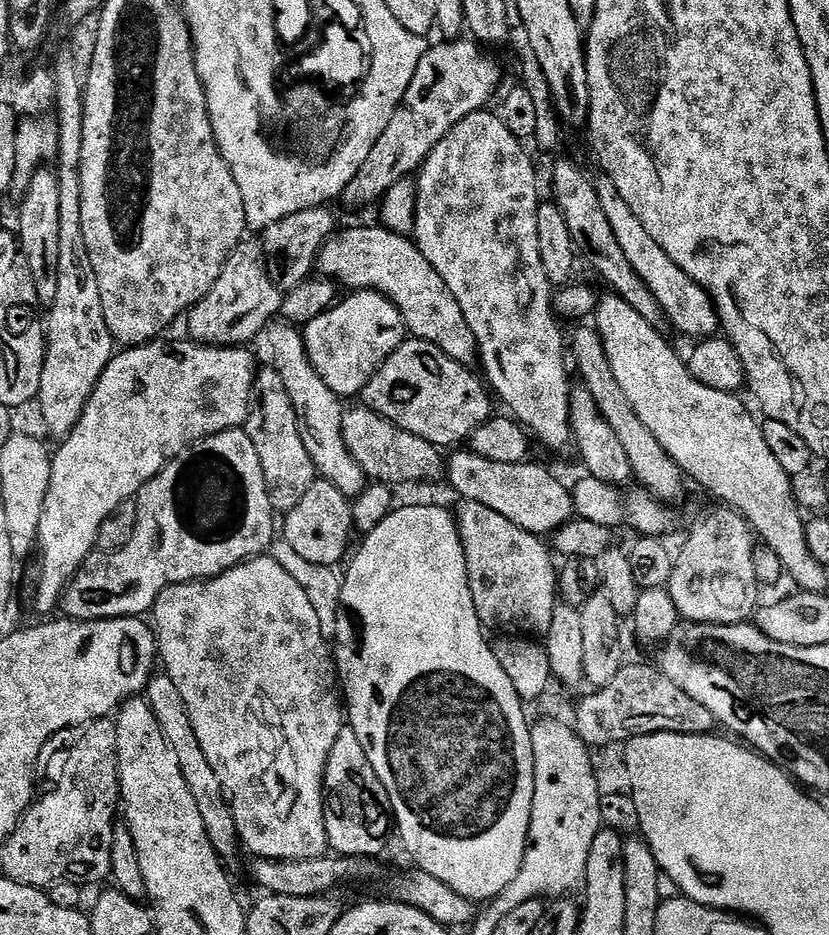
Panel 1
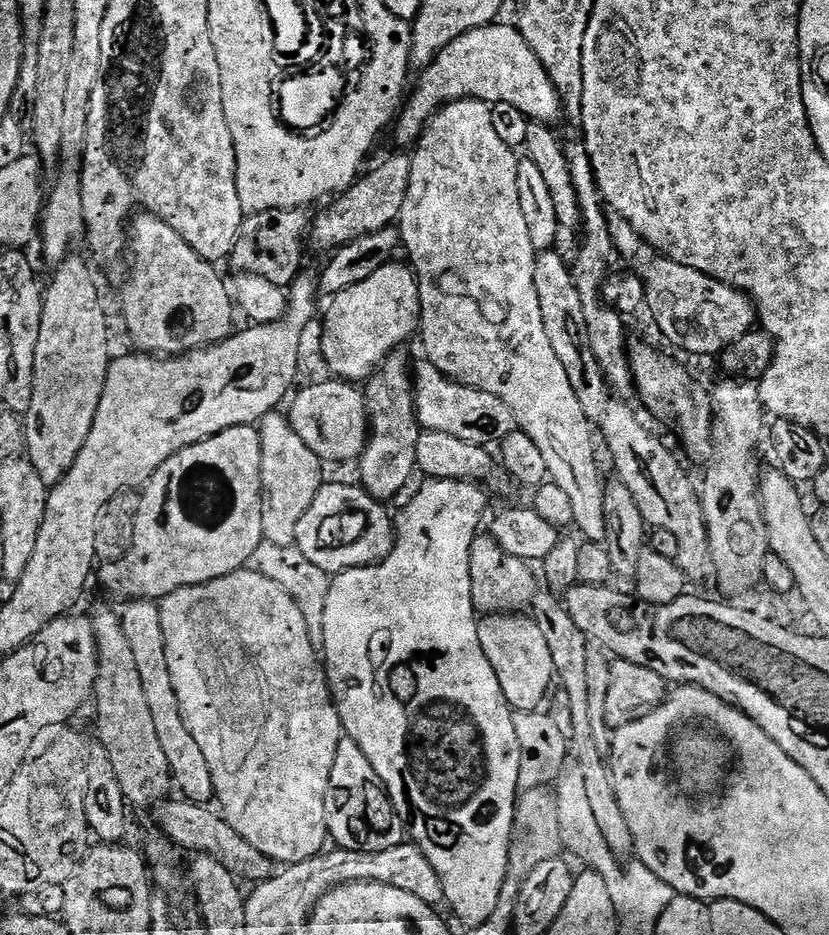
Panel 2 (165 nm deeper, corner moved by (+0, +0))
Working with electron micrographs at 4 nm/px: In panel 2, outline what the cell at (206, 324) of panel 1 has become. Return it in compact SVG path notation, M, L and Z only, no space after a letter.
M279 208L278 210L266 210L265 212L253 212L245 215L244 225L240 227L240 236L236 239L236 245L230 257L230 264L233 264L233 269L236 272L249 272L250 274L258 274L258 278L266 278L266 282L274 282L279 288L287 289L301 275L300 263L304 260L304 244L306 248L306 237L310 232L310 216L305 213L305 209L301 208Z

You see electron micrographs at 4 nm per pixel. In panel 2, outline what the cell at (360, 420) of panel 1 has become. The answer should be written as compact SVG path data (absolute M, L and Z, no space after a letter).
M327 378L321 384L312 384L291 397L286 415L294 432L322 462L328 460L359 461L368 445L368 404L363 391L355 383L339 378Z

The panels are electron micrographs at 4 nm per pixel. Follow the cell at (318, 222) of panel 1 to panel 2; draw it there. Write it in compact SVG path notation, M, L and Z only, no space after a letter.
M407 155L392 156L373 172L365 171L355 184L345 188L331 202L325 203L317 216L310 220L310 244L316 248L335 250L383 228L391 228L400 219L402 202L406 202L406 190L410 190L412 161Z

